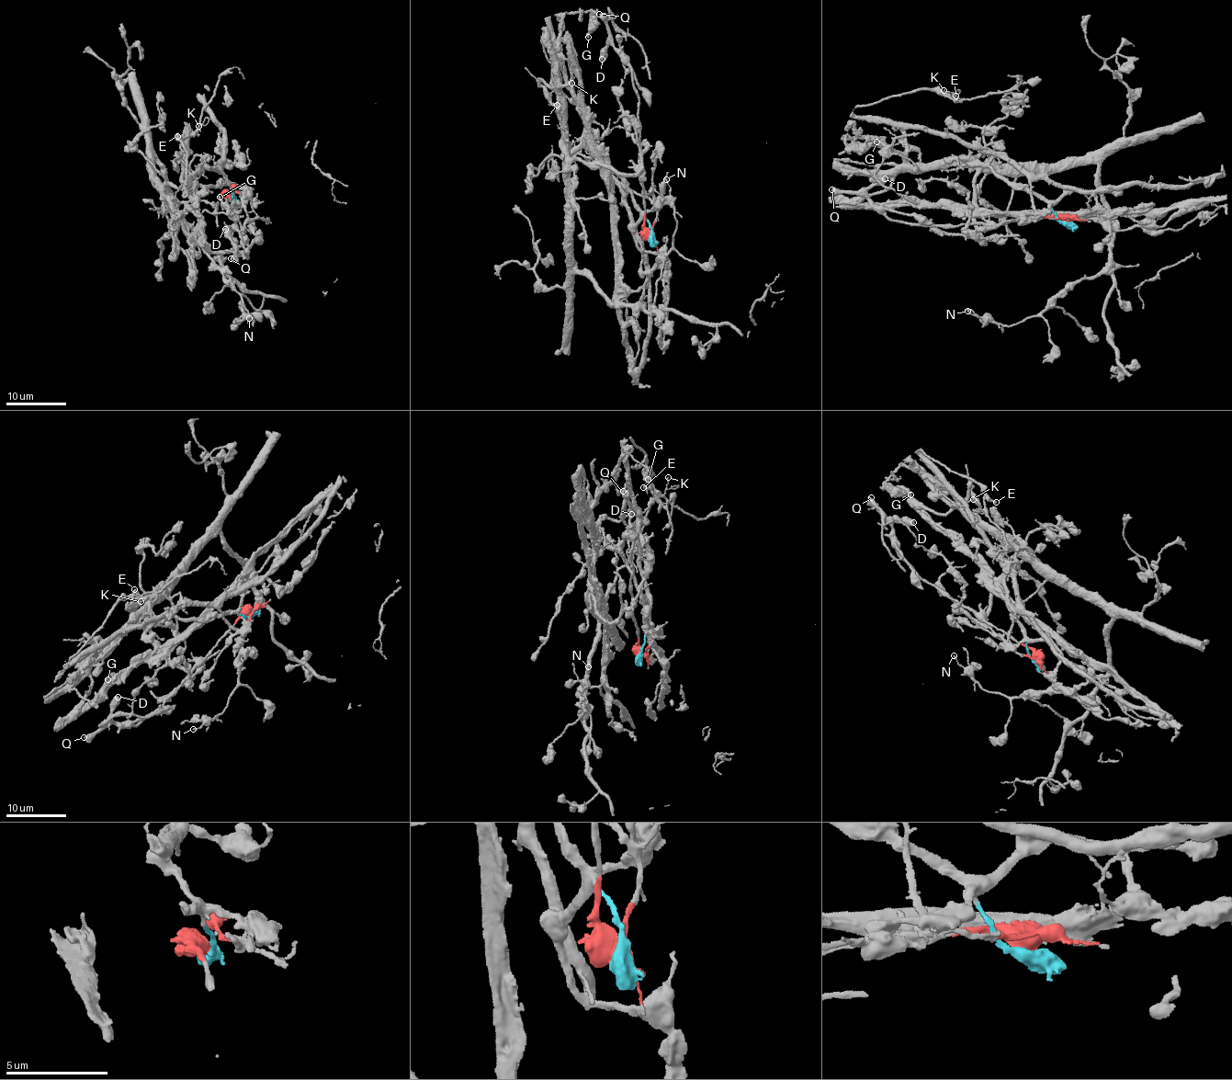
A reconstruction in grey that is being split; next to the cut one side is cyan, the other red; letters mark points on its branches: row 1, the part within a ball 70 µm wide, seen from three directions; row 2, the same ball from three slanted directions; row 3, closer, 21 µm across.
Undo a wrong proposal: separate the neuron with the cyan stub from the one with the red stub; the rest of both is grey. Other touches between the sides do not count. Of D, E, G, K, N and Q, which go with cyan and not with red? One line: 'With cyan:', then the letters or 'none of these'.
With cyan: G, N

